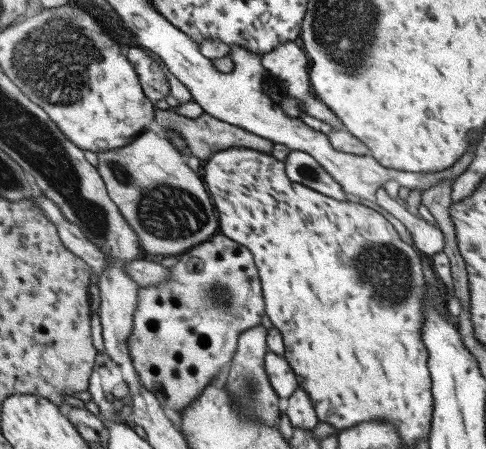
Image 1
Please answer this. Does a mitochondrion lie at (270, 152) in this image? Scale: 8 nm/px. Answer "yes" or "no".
no

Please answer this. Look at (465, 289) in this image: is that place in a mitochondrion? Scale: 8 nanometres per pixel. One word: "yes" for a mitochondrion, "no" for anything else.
no

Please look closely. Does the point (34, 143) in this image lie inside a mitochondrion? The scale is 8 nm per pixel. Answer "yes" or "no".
yes

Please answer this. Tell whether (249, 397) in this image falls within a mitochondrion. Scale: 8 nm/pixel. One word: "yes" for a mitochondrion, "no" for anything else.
yes

